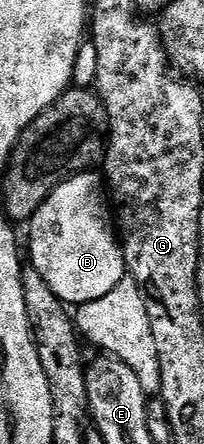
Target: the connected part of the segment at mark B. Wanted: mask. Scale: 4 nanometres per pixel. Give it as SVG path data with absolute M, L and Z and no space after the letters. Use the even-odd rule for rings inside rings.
M86 172L76 174L61 182L47 196L47 200L40 206L27 223L29 229L28 261L47 280L51 292L59 296L67 304L74 307L82 306L84 302L99 300L115 288L122 278L126 277L125 253L121 250L121 239L115 225L115 214L111 209L111 199L107 193L107 183L100 173Z

